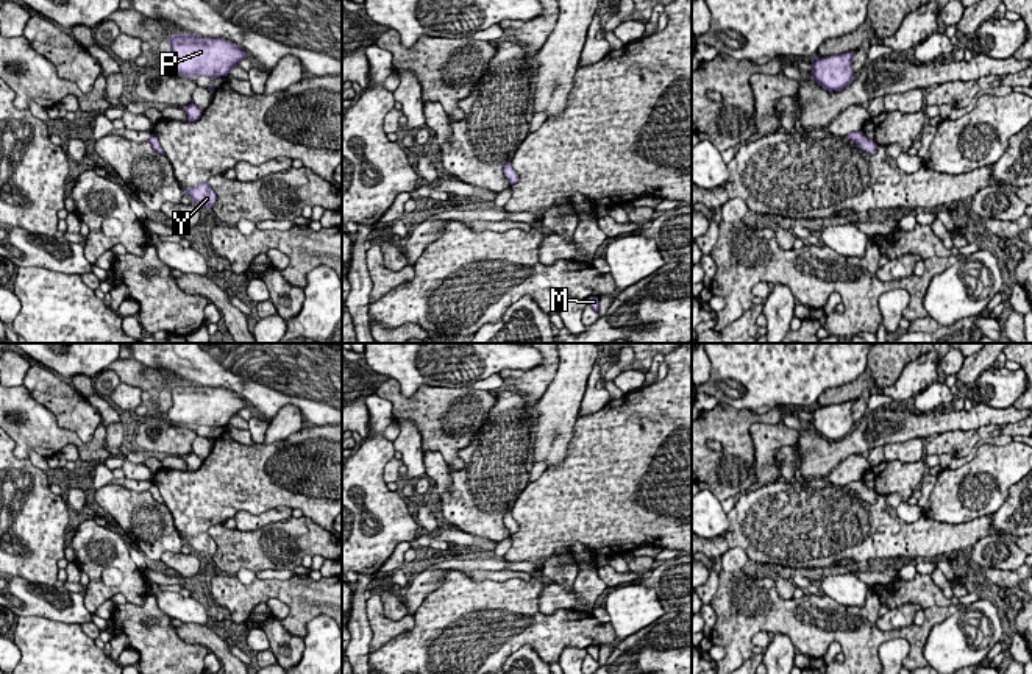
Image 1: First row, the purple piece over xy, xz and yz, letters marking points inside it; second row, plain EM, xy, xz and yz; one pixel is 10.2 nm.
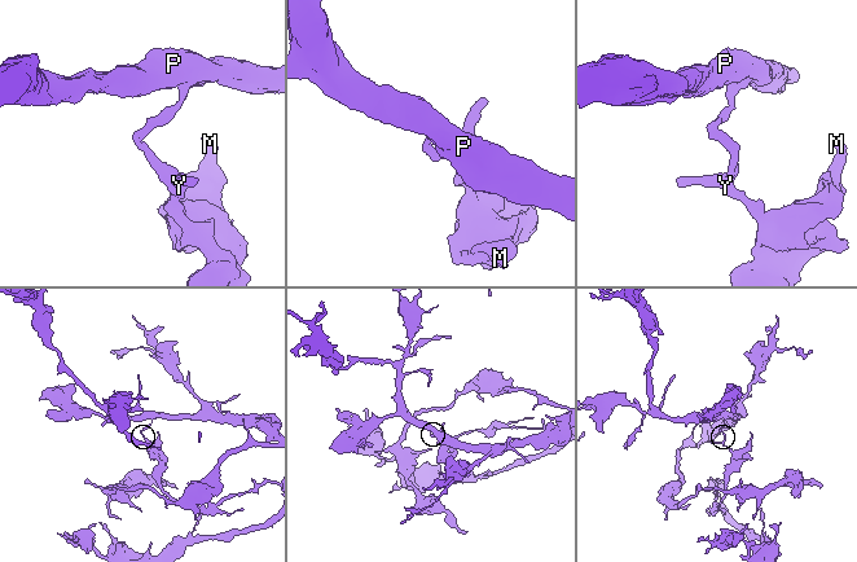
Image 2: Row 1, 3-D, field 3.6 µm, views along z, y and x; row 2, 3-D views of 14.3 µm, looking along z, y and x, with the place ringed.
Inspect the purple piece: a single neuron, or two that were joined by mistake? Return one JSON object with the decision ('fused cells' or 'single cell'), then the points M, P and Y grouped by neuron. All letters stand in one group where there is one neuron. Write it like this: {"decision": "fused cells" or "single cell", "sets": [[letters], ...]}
{"decision": "fused cells", "sets": [["M", "Y"], ["P"]]}

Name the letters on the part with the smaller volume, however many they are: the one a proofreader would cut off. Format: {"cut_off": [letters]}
{"cut_off": ["M", "Y"]}

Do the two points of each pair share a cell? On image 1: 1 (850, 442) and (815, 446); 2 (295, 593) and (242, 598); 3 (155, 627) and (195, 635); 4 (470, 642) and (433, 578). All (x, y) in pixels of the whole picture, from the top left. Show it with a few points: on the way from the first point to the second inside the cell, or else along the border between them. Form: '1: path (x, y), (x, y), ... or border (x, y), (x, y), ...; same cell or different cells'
1: path (842, 446), (823, 446); same cell
2: path (283, 592), (255, 593); same cell
3: border (175, 627), (185, 642), (208, 648); different cells
4: border (451, 570), (414, 612); different cells

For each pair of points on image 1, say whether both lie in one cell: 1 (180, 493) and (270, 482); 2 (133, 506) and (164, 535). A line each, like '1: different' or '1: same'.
1: same
2: same

